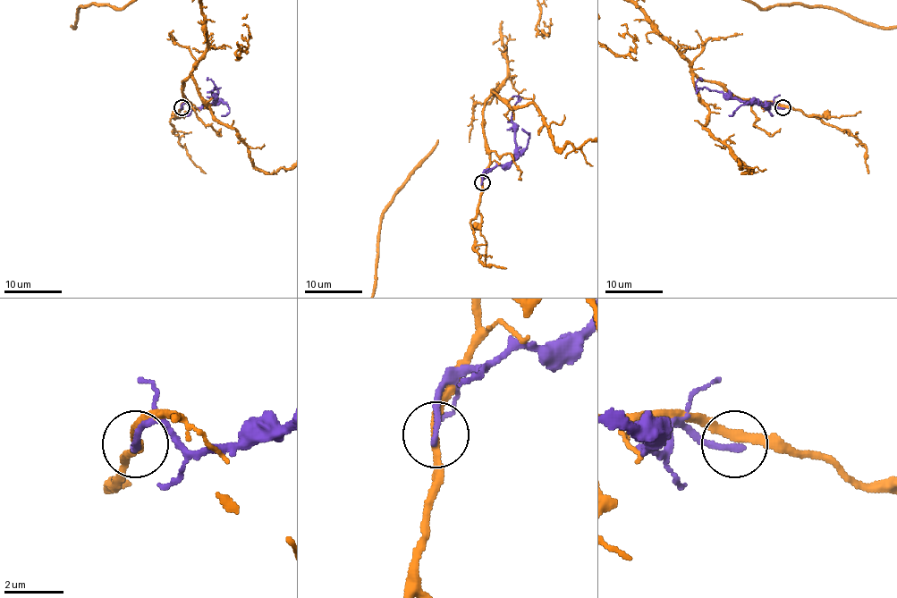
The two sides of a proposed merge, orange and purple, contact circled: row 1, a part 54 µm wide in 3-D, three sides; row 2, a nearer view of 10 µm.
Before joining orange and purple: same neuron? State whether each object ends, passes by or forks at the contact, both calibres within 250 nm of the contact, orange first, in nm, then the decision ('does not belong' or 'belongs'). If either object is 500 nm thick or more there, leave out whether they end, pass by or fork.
orange passes by | purple ends | 260/240 nm | does not belong

